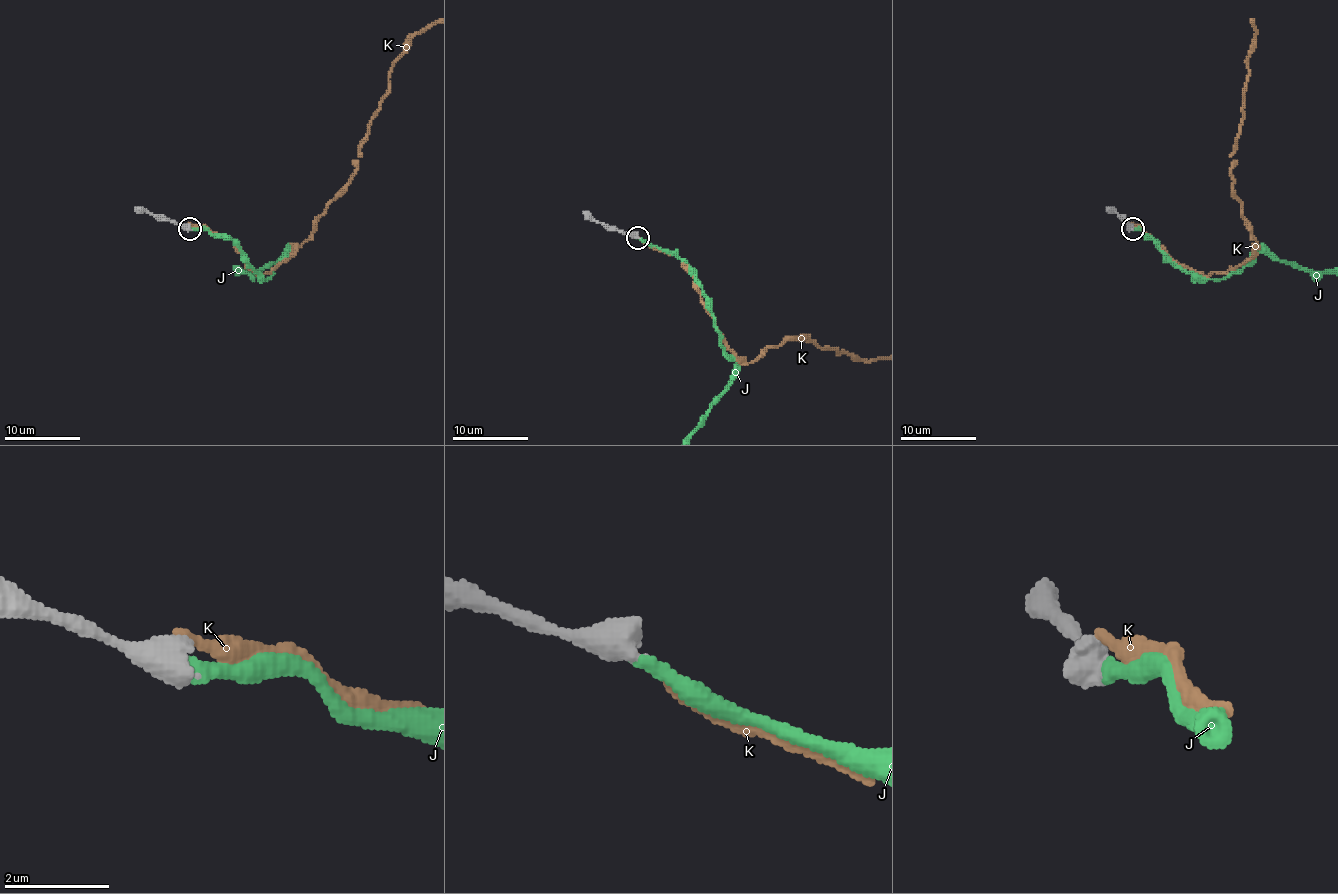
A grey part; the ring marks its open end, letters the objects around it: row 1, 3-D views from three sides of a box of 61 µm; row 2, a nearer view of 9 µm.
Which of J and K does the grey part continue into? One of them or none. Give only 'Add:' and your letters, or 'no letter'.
Add: J

